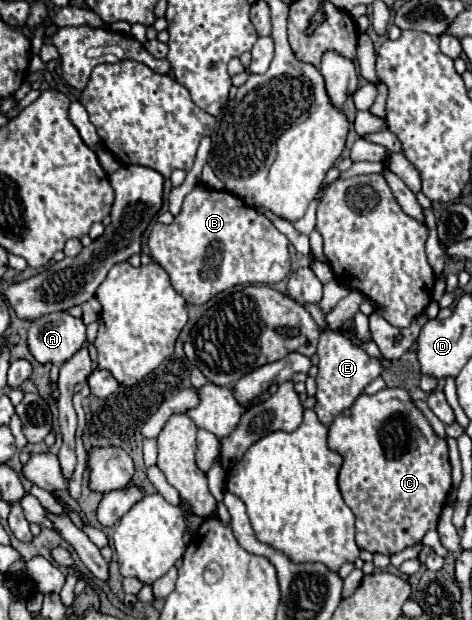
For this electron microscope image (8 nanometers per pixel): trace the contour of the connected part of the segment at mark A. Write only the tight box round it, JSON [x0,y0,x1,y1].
[27,312,85,364]

